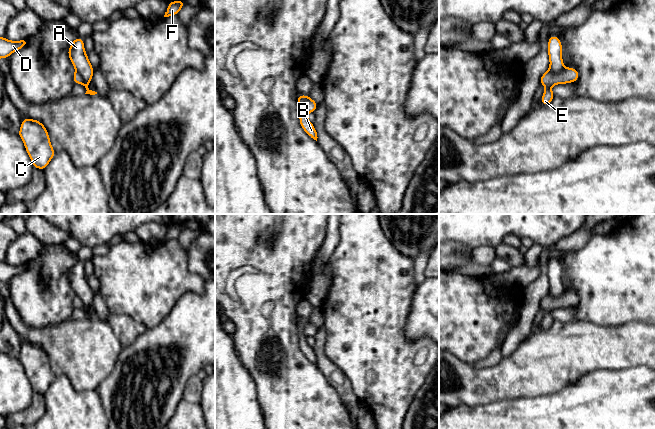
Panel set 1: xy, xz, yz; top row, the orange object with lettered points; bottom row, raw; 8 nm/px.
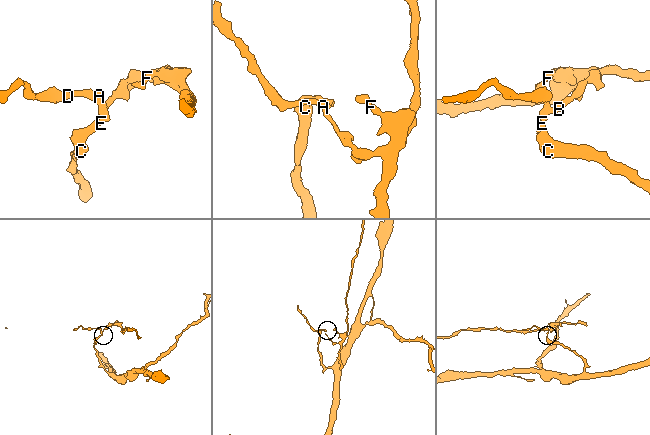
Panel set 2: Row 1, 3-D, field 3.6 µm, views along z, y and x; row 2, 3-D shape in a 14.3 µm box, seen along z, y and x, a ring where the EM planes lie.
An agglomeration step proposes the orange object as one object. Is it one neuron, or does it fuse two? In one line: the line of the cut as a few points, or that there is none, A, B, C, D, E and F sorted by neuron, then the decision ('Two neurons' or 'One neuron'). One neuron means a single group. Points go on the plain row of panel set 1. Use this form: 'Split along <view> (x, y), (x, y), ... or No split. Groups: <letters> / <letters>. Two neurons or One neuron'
Split along yz (564, 291), (556, 297), (548, 294). Groups: A C D E / B F. Two neurons

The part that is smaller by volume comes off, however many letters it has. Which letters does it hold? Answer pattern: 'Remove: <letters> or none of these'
Remove: B, F

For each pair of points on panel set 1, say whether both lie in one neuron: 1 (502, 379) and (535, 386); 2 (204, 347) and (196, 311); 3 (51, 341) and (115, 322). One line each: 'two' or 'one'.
1: one
2: one
3: two

